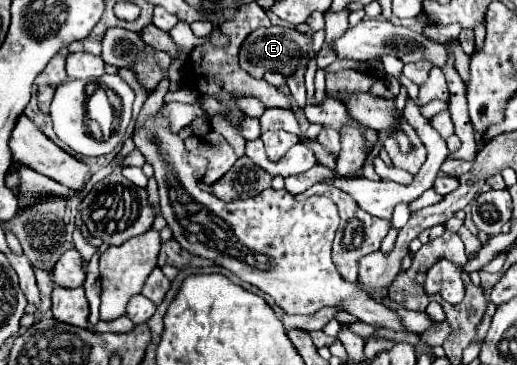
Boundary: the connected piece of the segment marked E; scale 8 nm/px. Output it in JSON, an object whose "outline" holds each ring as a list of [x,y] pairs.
{"outline":[[[283,26],[259,28],[251,32],[241,46],[239,54],[241,68],[255,78],[263,78],[265,72],[279,72],[283,76],[291,76],[299,70],[299,66],[305,66],[309,62],[309,44],[311,34],[303,34],[295,28],[283,28]]]}

